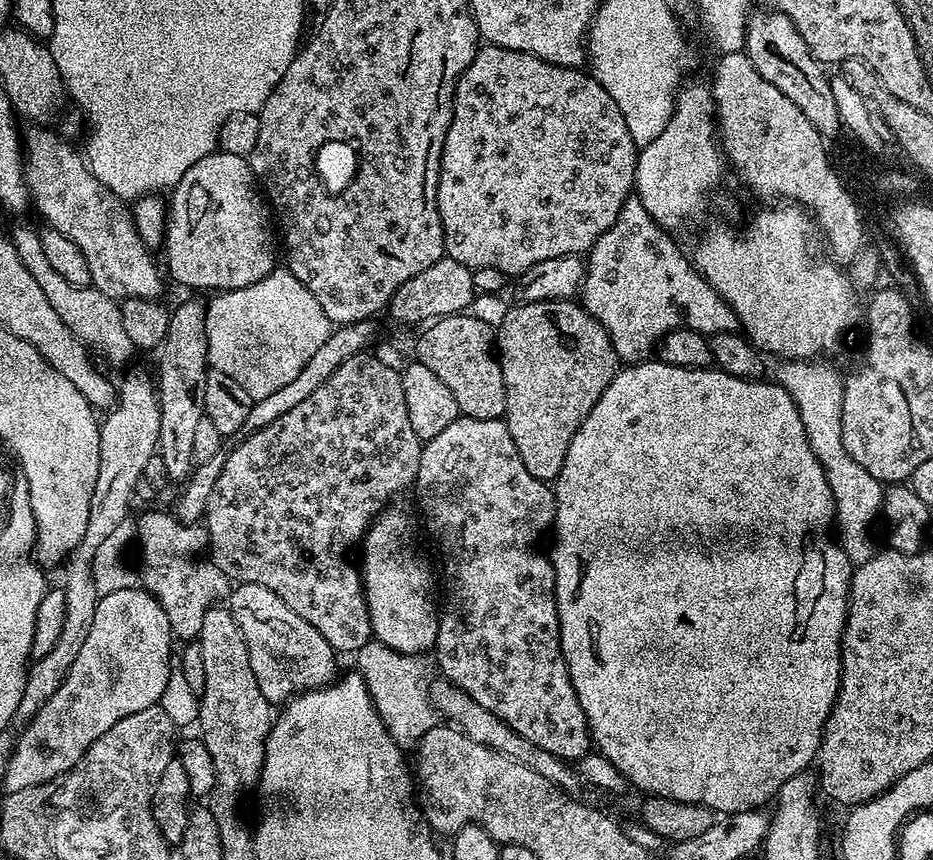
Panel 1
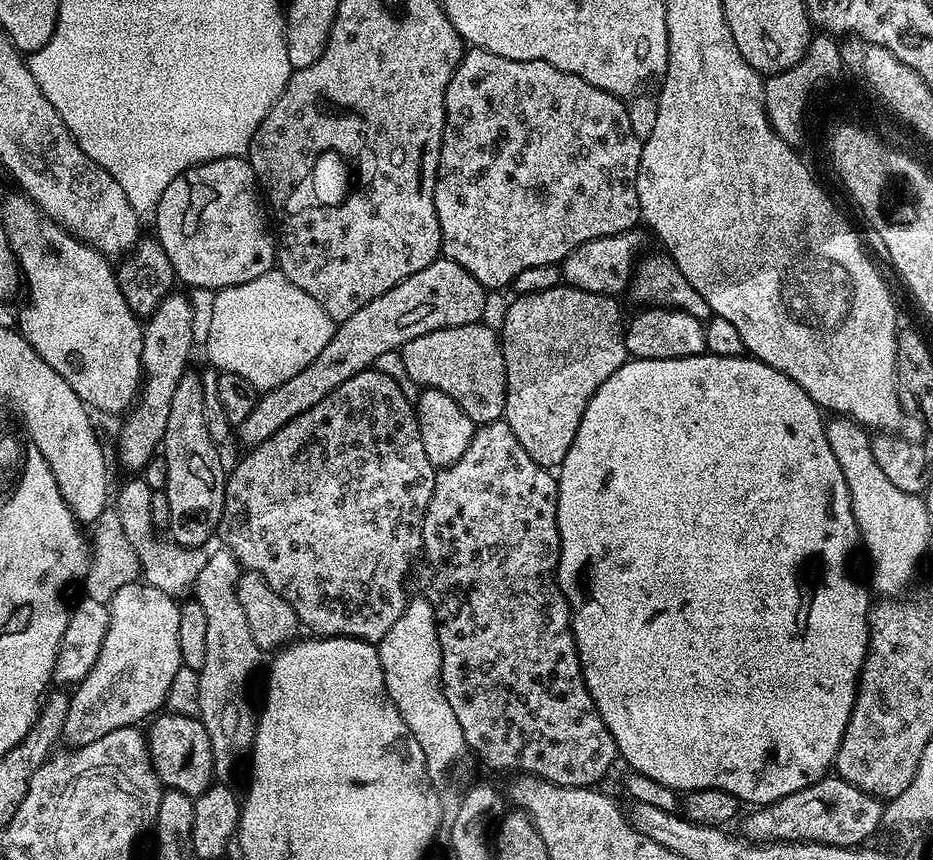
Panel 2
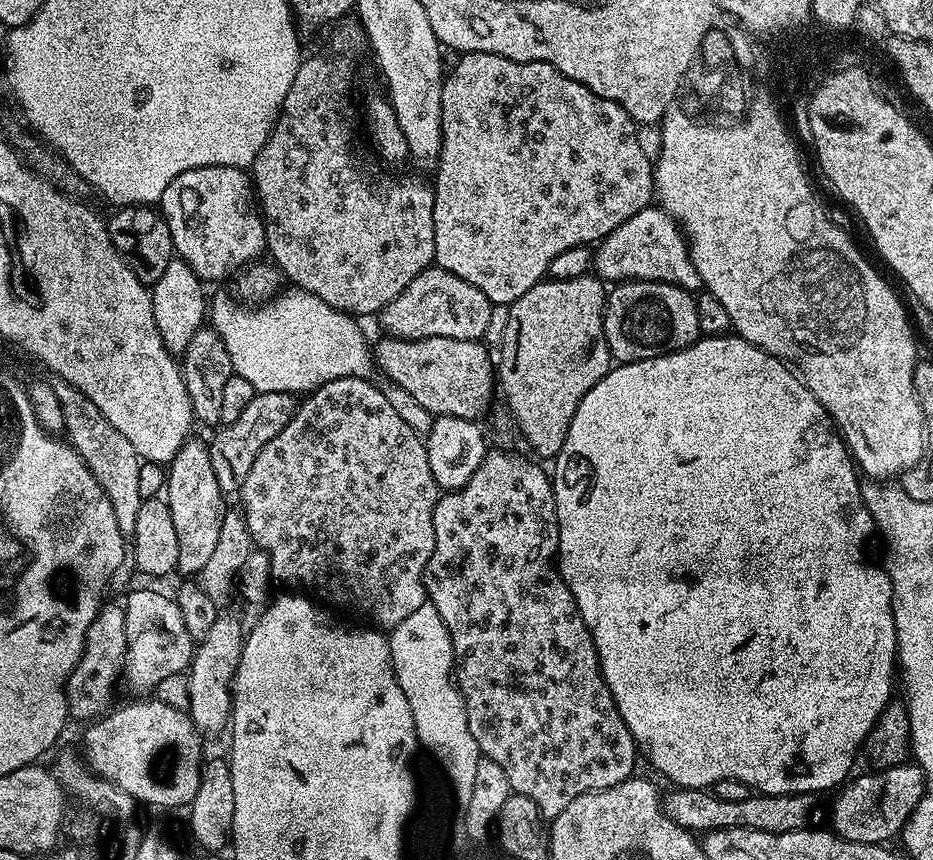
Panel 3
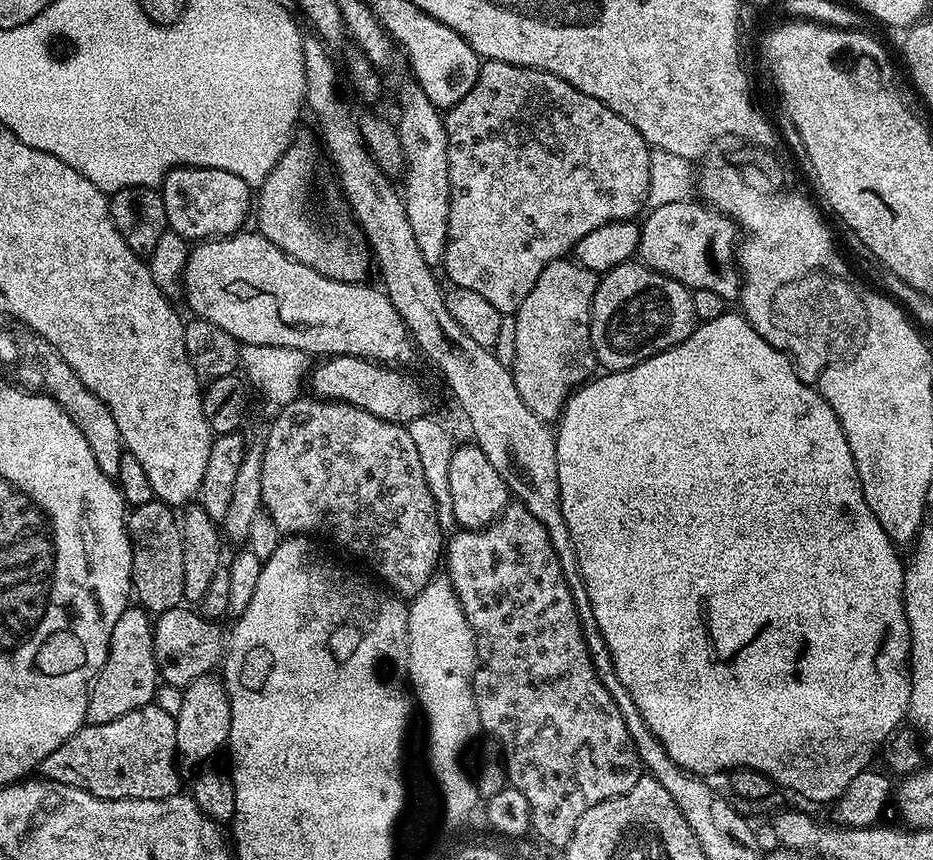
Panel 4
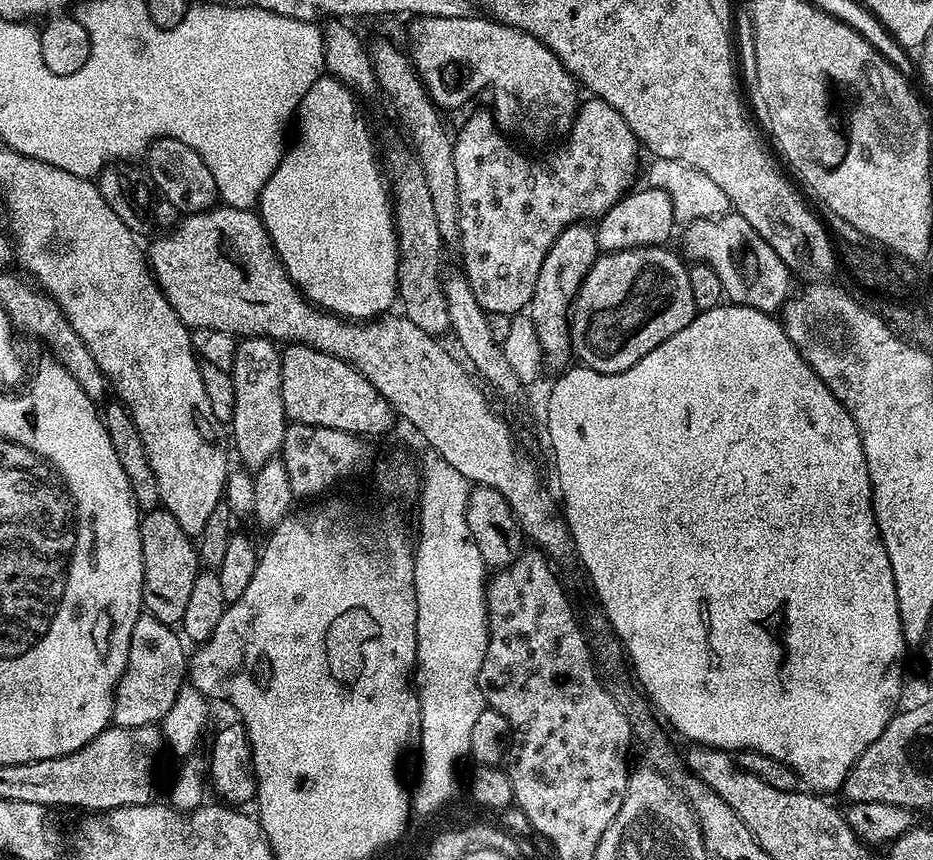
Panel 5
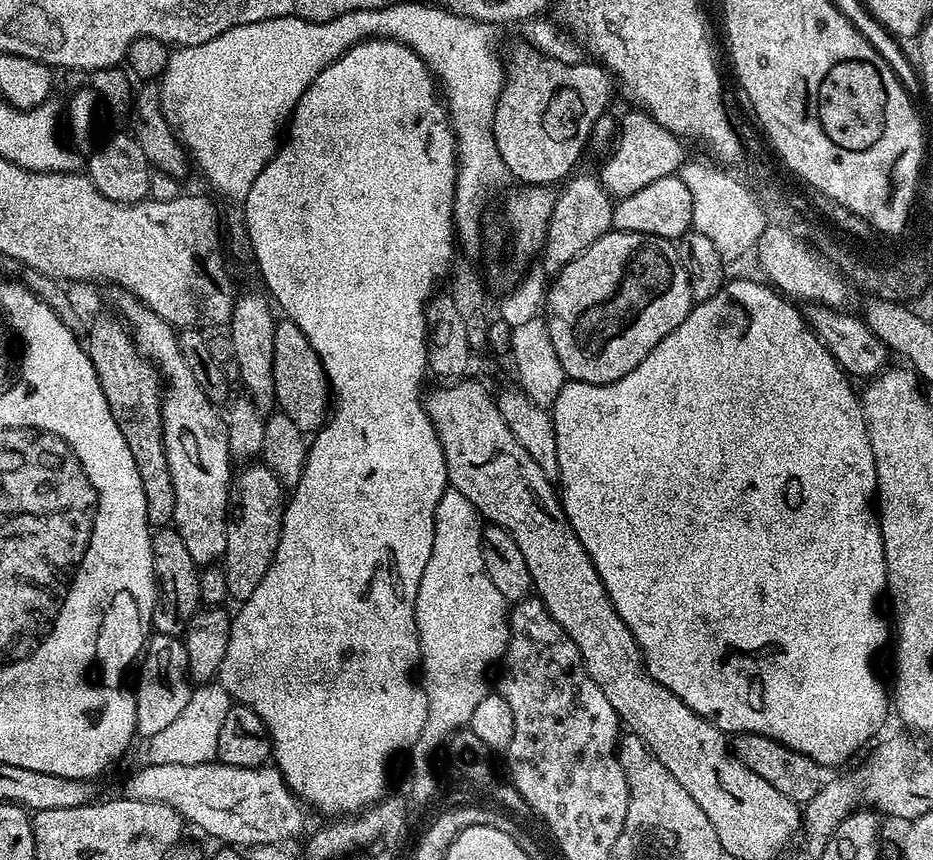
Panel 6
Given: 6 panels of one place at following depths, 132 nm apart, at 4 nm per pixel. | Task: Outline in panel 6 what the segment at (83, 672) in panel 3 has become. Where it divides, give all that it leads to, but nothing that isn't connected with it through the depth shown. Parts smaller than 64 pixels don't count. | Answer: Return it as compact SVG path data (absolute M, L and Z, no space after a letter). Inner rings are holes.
M155 633L149 639L139 661L140 677L134 683L136 697L136 736L147 738L159 734L190 702L193 685L188 679L186 646L179 636Z

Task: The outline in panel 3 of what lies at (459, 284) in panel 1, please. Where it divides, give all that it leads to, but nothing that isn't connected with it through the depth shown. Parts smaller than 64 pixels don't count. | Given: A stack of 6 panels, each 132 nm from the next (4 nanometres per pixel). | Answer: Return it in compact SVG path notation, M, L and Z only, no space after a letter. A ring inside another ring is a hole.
M435 266L422 270L394 302L390 302L378 314L380 324L388 336L397 336L400 340L417 340L418 338L462 338L463 340L483 341L486 326L490 326L492 303L478 290L478 286L470 286L470 282L462 282L458 274L450 274ZM256 392L247 403L245 410L234 422L223 425L221 431L208 444L210 466L214 468L214 478L218 480L221 492L225 494L239 493L246 480L250 466L258 457L259 451L272 438L281 433L282 428L290 422L297 410L298 400L295 395L285 393Z

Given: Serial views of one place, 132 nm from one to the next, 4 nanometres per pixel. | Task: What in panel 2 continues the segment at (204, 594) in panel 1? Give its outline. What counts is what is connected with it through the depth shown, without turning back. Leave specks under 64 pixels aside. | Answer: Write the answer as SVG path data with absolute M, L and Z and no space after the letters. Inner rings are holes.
M128 478L124 485L120 488L120 493L114 496L114 511L118 514L118 518L122 522L122 530L126 530L126 538L130 538L130 546L134 546L134 550L138 554L138 562L140 563L140 575L143 583L154 586L158 590L162 590L162 594L173 598L188 598L193 595L194 585L198 578L198 570L202 570L202 566L206 566L206 558L208 552L204 548L187 548L176 543L171 538L159 536L154 520L151 518L151 498L153 489L146 486L143 478Z

